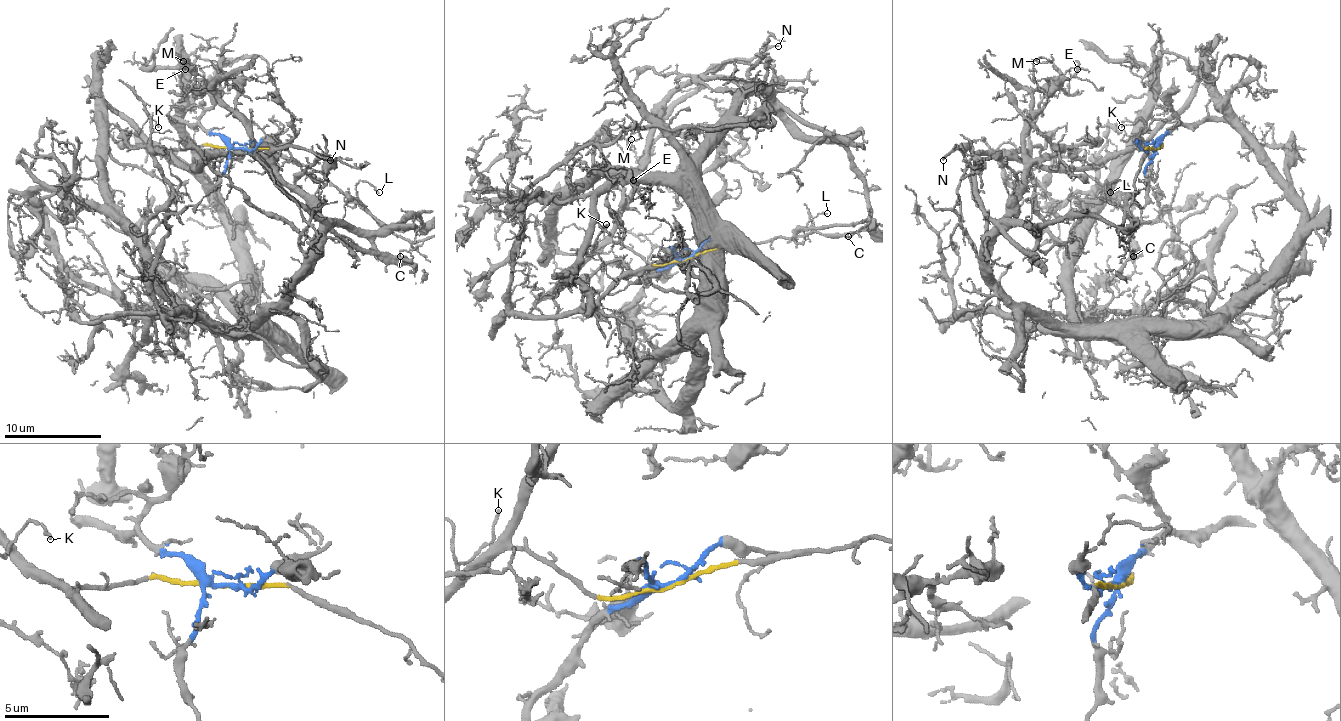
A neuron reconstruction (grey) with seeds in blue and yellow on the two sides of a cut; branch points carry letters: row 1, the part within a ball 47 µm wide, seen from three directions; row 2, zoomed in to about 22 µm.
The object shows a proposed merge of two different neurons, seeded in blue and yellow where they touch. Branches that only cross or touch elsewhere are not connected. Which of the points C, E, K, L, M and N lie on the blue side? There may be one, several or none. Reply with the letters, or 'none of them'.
E, M

